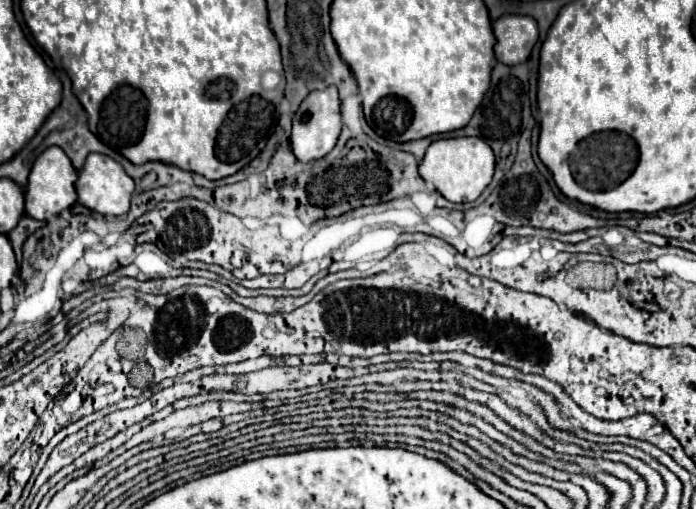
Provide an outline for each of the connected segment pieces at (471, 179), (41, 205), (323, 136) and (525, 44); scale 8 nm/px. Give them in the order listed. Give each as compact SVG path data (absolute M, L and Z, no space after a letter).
M456 137L456 139L440 139L434 141L424 161L420 163L420 175L422 179L432 185L438 193L442 193L452 203L466 203L476 201L480 197L480 191L488 187L494 175L494 153L484 143L484 139L468 139L468 137Z
M50 147L46 149L34 163L28 179L28 189L26 189L26 213L32 215L34 219L48 219L52 215L60 215L64 209L70 209L76 203L76 189L74 183L78 179L76 169L72 167L68 155L60 151L60 147Z
M326 87L322 91L312 91L302 103L300 109L296 111L292 119L292 151L300 163L310 163L326 157L334 147L342 131L342 117L340 117L340 97L338 89Z
M504 15L494 21L494 35L496 35L496 59L500 63L516 65L524 63L536 41L538 41L538 23L528 15Z

